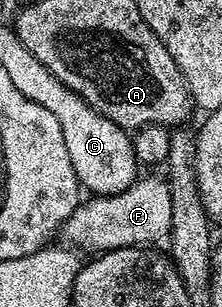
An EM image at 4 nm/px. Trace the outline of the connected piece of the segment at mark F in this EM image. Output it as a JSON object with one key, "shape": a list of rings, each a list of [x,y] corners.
{"shape":[[[163,177],[137,178],[130,187],[116,196],[93,196],[74,209],[62,225],[60,233],[76,249],[92,251],[91,254],[118,249],[144,247],[165,240],[170,233],[172,221],[172,197],[170,184]]]}

